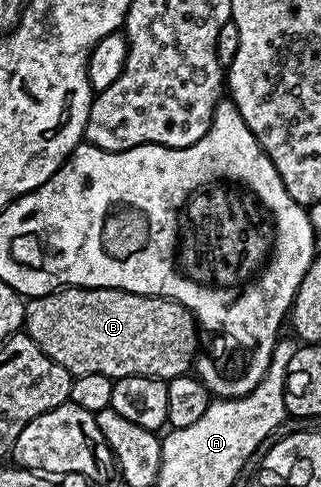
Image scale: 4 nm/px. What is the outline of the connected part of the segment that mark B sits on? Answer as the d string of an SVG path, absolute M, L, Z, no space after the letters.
M66 286L64 289L55 290L46 296L27 299L24 303L24 324L22 330L23 333L30 336L30 340L34 340L34 344L38 344L38 348L42 348L42 352L46 352L46 356L50 356L50 360L54 360L54 364L62 364L62 368L66 368L74 376L98 372L102 376L113 380L125 378L126 376L146 376L147 378L162 378L167 380L189 373L198 358L198 353L196 354L198 323L196 317L186 307L169 298L155 298L149 294L135 294L134 292L126 292L125 290L99 290L98 288L90 288L89 286Z

